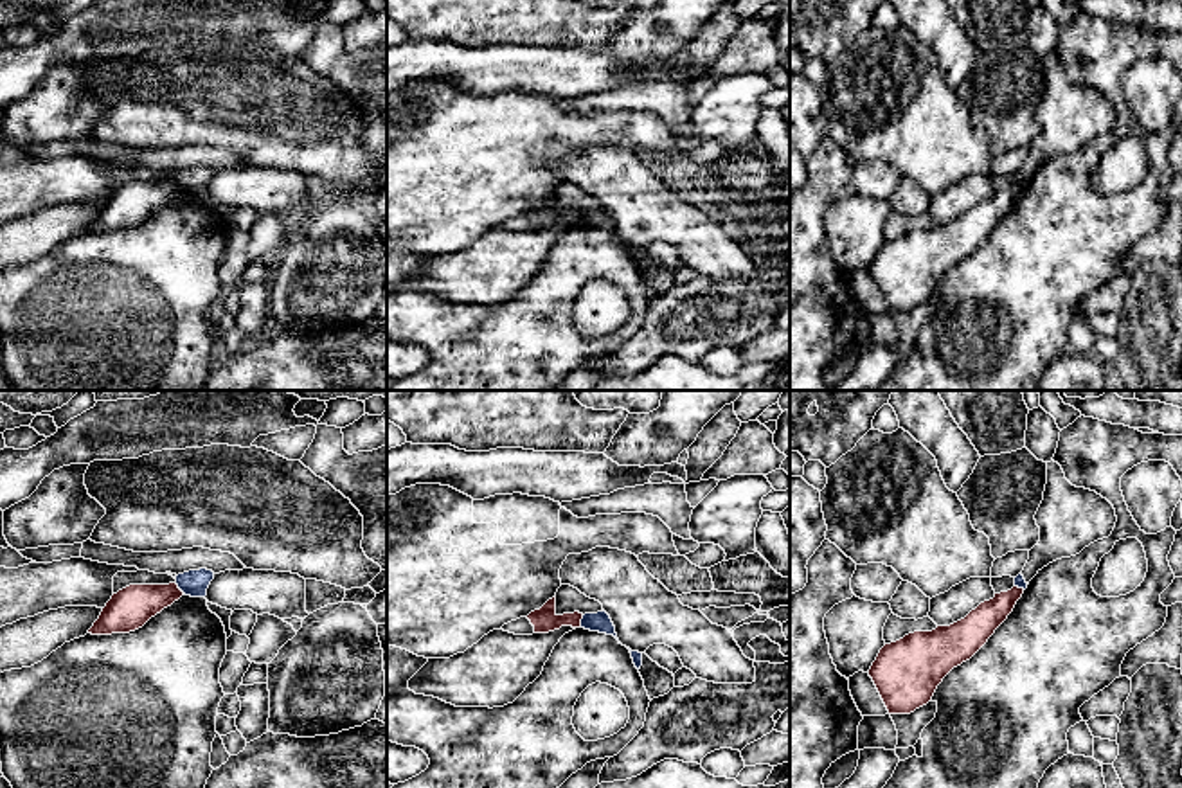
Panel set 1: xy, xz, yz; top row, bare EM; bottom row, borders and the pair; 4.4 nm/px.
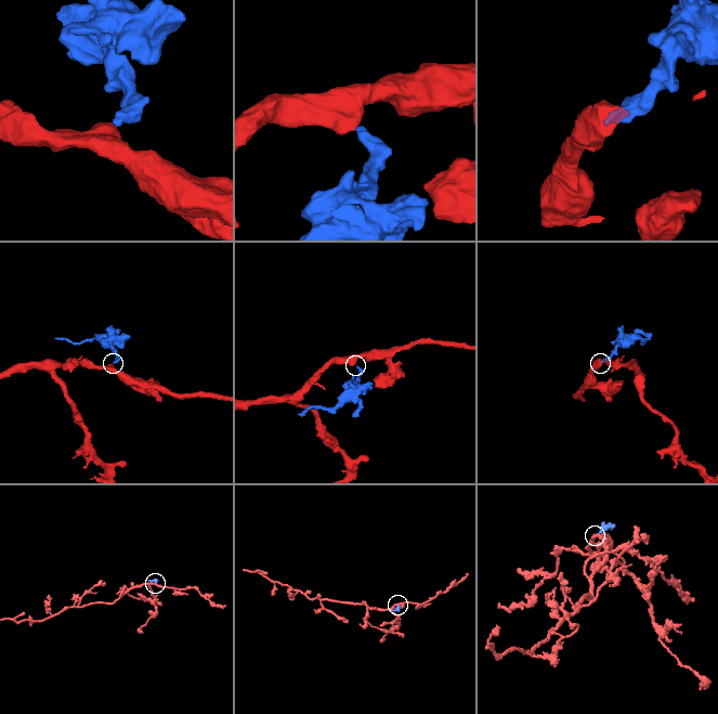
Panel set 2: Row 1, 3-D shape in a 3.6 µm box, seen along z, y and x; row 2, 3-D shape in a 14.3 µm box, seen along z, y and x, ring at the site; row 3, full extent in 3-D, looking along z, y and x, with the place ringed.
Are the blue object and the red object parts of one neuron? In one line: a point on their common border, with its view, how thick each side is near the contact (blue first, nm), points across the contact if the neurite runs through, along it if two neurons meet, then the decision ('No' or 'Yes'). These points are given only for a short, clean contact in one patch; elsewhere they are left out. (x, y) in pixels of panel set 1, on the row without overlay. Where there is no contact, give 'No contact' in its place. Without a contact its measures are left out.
Touches blue at xy (180, 186). Thickness 120 nm (blue) against 190 nm. Boundary: xy (175, 180), (184, 189). No

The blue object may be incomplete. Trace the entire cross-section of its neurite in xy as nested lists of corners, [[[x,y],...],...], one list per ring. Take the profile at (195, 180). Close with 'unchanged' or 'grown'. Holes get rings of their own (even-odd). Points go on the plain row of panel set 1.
[[[207,166],[189,167],[176,173],[178,185],[191,194],[205,194],[214,169]]]; unchanged

